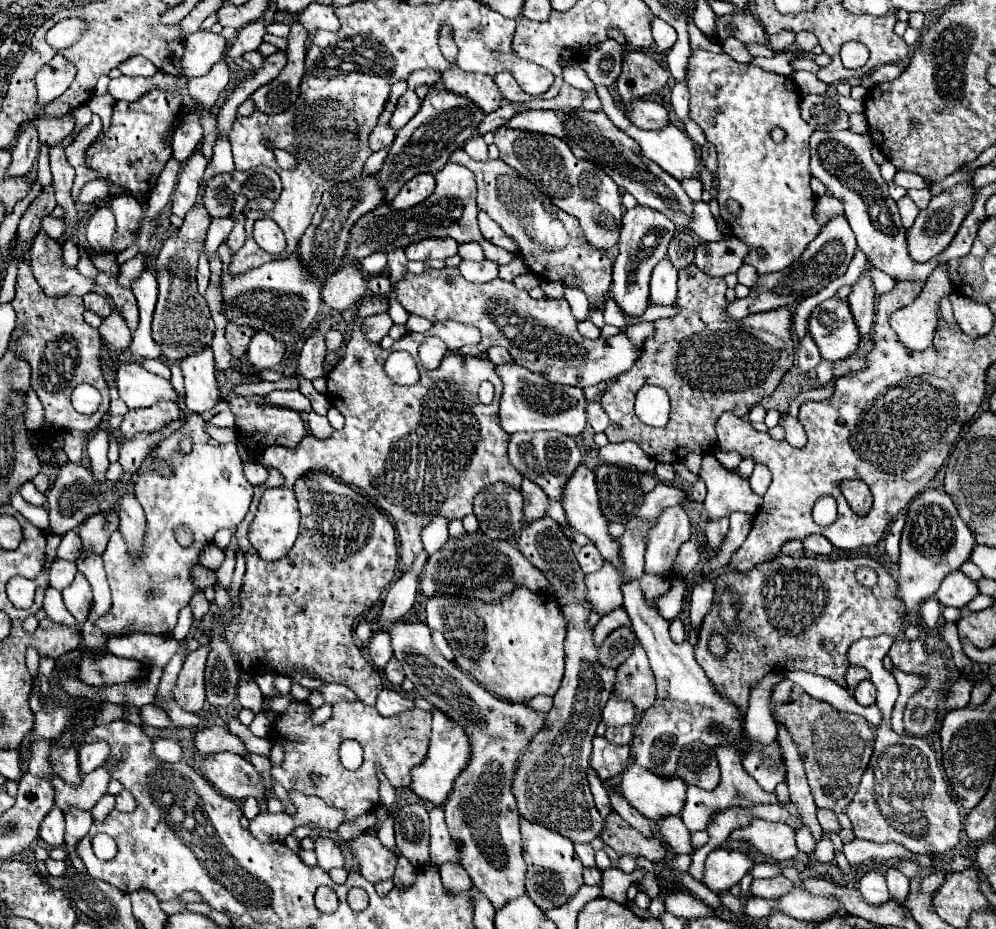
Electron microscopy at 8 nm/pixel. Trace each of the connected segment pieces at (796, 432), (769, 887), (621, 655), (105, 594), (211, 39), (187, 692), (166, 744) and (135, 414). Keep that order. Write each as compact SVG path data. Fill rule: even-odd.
M786 415L784 417L784 429L786 429L786 441L792 447L804 447L806 445L806 433L804 433L804 427L800 425L798 417Z
M776 875L770 879L754 879L752 883L752 895L756 897L766 897L766 899L778 899L786 893L792 893L798 885L794 885L790 879L784 875Z
M620 627L612 631L598 647L598 661L604 667L616 669L632 655L632 651L634 651L634 633L626 627Z
M84 551L78 561L78 571L88 579L92 593L94 593L94 605L90 611L90 621L94 623L98 617L102 617L108 611L110 605L110 587L106 581L106 573L104 573L104 565L102 565L102 557L96 553L88 553Z
M196 31L184 41L182 69L186 79L202 77L210 71L210 67L226 55L224 37L210 31Z
M202 645L200 649L192 651L182 671L178 673L178 681L174 687L174 699L180 709L198 713L204 707L204 665L210 653L210 645Z
M158 739L154 743L154 753L156 753L156 757L166 759L166 761L180 761L182 759L182 747L172 739Z
M164 401L164 403L156 403L152 407L146 407L146 409L130 411L130 415L124 417L120 429L122 429L124 437L132 437L138 431L156 431L164 423L174 421L178 417L180 417L178 405L174 401Z

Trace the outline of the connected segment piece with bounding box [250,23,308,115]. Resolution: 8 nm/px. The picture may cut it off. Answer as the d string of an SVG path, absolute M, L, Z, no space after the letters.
M294 23L290 29L290 35L288 35L286 69L268 85L262 85L260 89L256 89L250 97L258 111L262 111L266 115L276 115L294 105L294 101L298 99L298 93L300 93L300 81L302 81L302 73L304 73L306 39L308 39L308 31L300 23Z

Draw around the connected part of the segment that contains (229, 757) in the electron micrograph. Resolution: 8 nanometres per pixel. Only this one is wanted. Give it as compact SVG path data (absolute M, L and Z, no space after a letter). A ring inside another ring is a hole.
M216 753L206 755L202 761L204 777L226 797L230 799L248 799L268 801L268 789L254 769L254 765L236 753Z

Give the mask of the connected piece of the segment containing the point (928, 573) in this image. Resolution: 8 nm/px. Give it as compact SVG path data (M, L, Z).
M930 489L912 499L906 513L906 525L902 531L898 561L898 591L900 599L906 605L906 615L910 623L920 623L918 609L922 601L936 593L936 589L940 587L942 579L948 573L960 569L962 563L970 559L972 549L974 549L974 537L960 519L950 495L946 495L940 489Z

